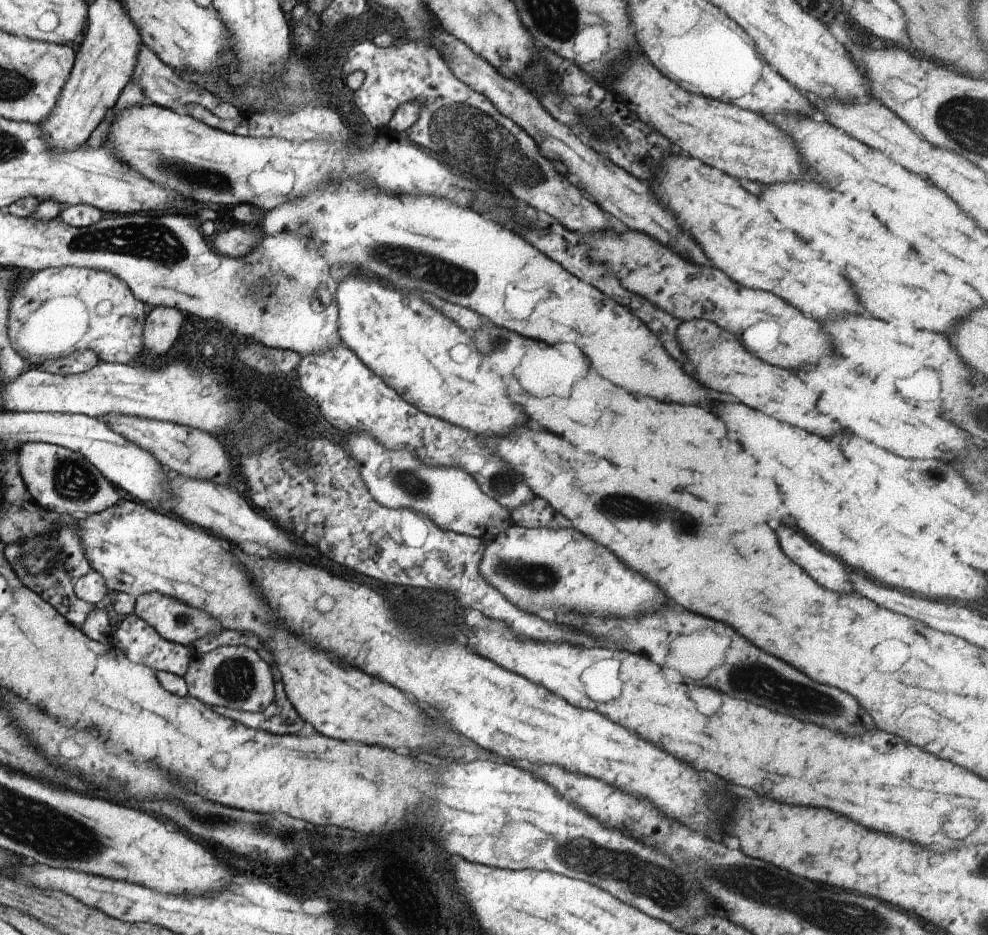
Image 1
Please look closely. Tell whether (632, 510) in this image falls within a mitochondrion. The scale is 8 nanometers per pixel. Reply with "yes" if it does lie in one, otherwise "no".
yes

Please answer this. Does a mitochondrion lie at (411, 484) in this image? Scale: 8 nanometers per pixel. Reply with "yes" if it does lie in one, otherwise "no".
yes

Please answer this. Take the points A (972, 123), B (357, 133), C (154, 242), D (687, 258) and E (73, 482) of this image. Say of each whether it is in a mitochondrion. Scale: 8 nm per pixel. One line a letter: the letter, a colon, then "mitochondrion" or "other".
A: mitochondrion
B: other
C: mitochondrion
D: other
E: mitochondrion

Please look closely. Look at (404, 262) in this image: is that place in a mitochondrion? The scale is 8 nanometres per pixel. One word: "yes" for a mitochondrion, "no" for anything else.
yes

